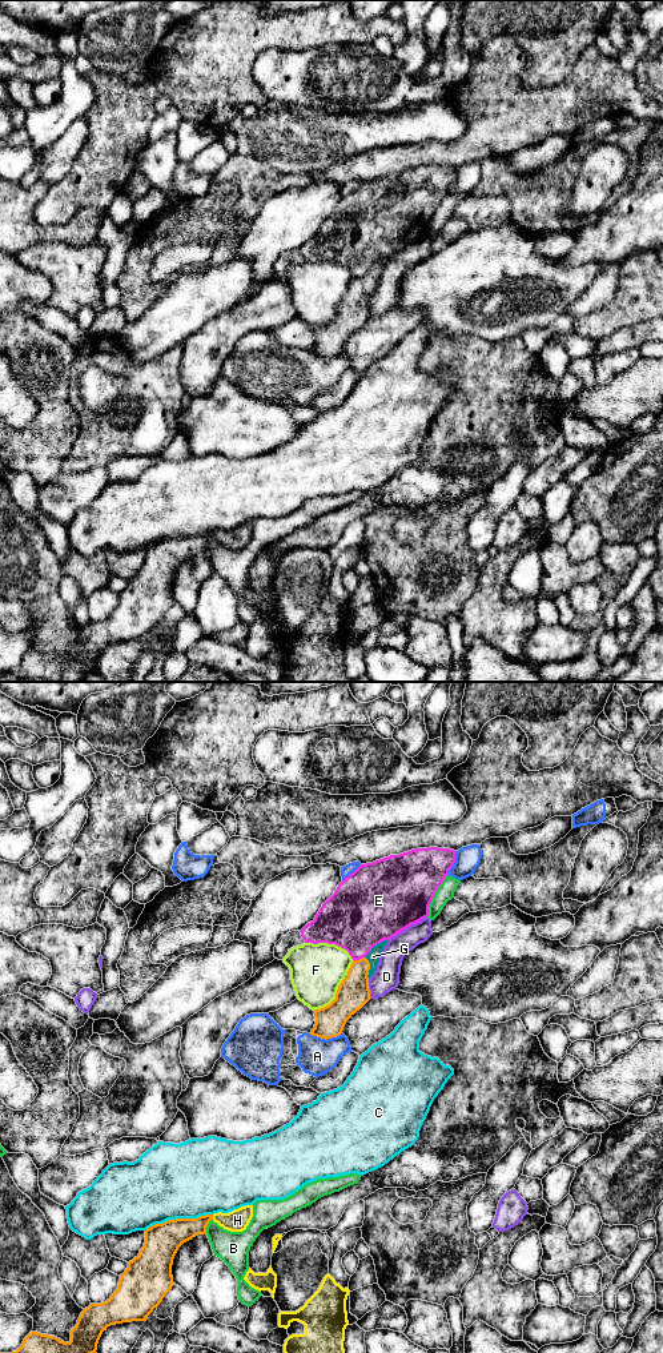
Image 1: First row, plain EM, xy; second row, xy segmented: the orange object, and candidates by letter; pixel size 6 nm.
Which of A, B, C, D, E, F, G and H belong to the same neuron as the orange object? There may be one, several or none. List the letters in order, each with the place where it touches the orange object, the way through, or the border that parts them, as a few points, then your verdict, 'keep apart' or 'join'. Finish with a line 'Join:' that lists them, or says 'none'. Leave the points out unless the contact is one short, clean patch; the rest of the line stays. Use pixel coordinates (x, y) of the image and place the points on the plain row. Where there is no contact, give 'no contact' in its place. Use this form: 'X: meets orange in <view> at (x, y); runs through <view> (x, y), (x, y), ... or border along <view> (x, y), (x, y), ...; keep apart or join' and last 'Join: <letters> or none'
A: meets orange in xy at (325, 357); keep apart
B: meets orange in xy at (207, 543); border along xy (212, 537), (205, 551); keep apart
C: meets orange in xy at (179, 537); keep apart
D: meets orange in xy at (368, 306); keep apart
E: meets orange in xy at (360, 277); border along xy (364, 274), (353, 278); keep apart
F: meets orange in xy at (336, 316); keep apart
G: meets orange in xy at (369, 285); runs through xy (353, 310), (357, 297), (369, 285), (373, 274); join
H: meets orange in xy at (212, 536); keep apart
Join: G

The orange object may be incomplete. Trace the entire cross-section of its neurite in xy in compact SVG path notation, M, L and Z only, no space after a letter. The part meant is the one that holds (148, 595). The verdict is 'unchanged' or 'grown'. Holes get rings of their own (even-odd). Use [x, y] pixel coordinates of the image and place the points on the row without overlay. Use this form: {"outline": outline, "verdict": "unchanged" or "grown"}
{"outline": "M205 533L168 538L148 546L138 574L120 593L118 606L105 621L91 622L81 630L71 649L69 661L31 650L16 670L0 671L0 682L33 682L39 678L80 682L96 671L99 658L108 645L146 639L174 603L172 583L178 566L198 553L206 553L210 538L213 533Z", "verdict": "unchanged"}

